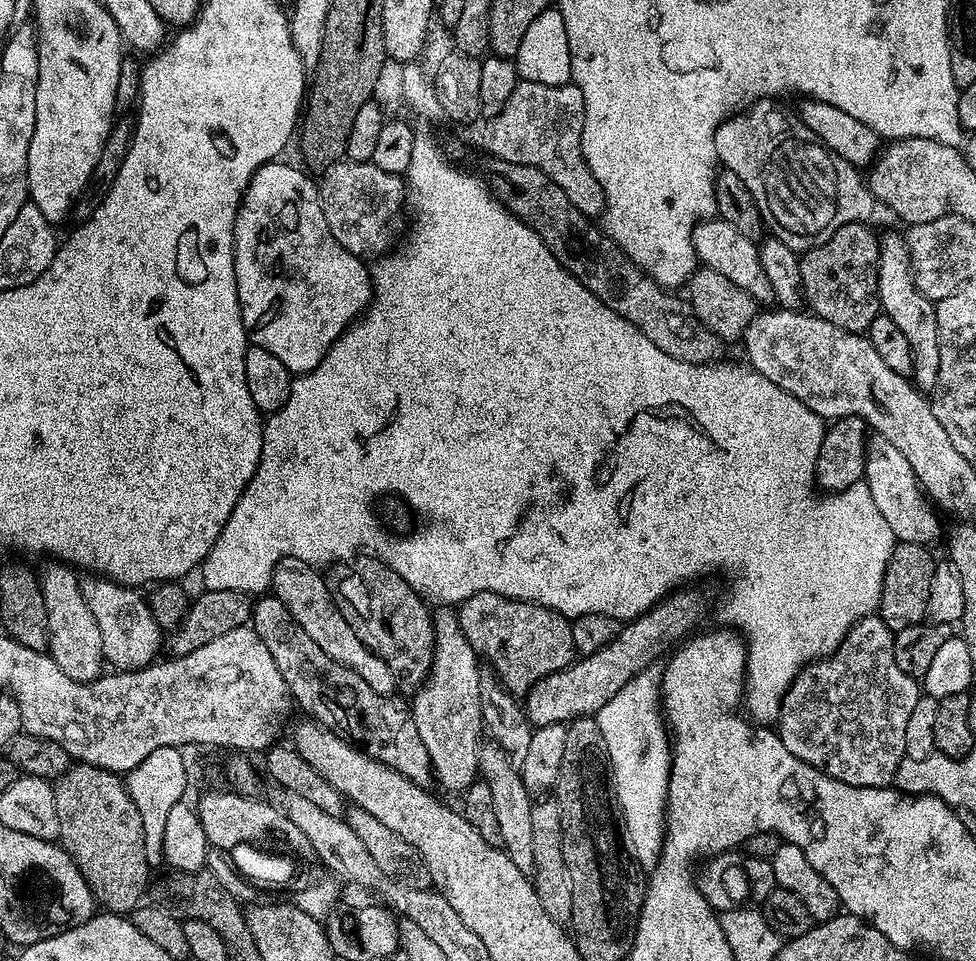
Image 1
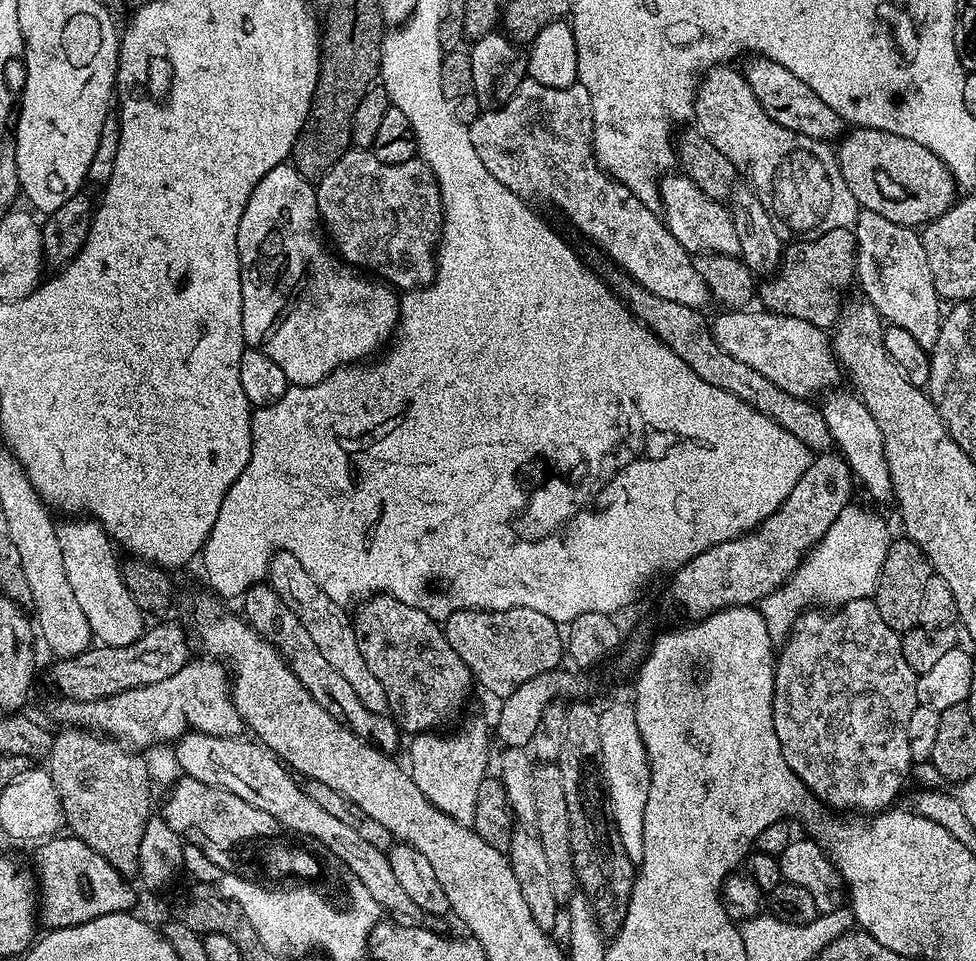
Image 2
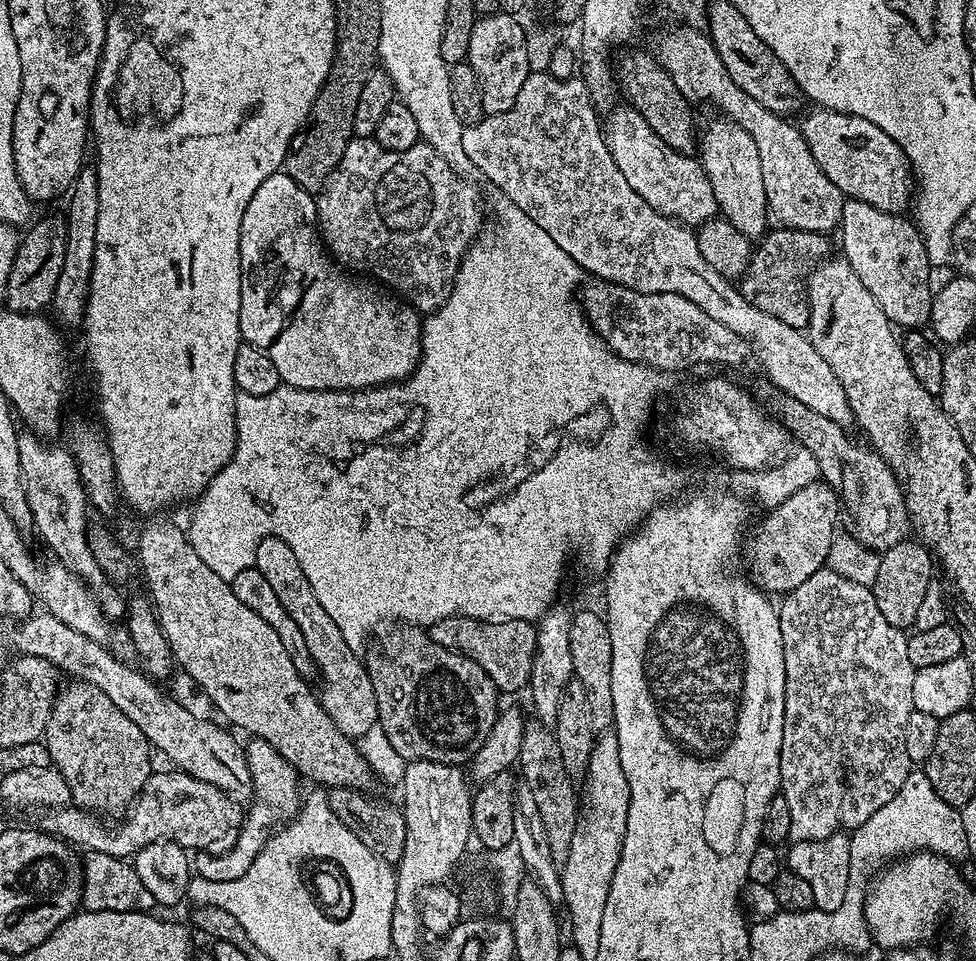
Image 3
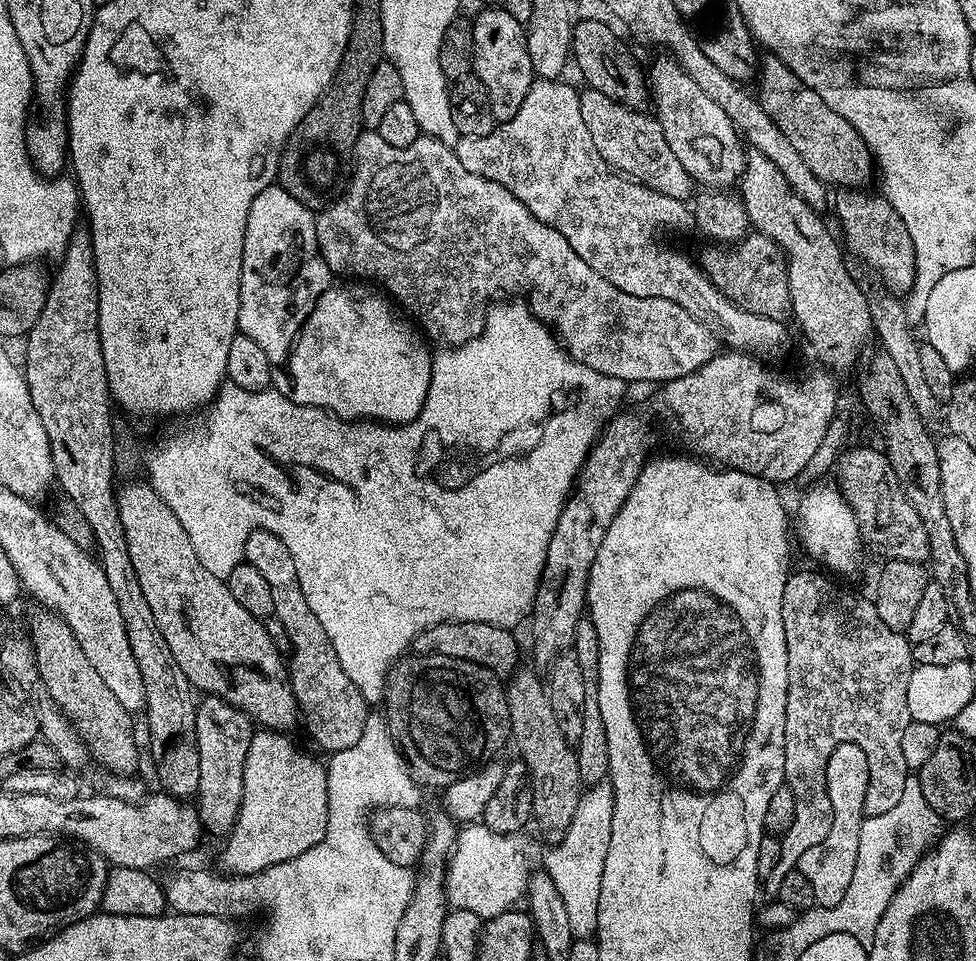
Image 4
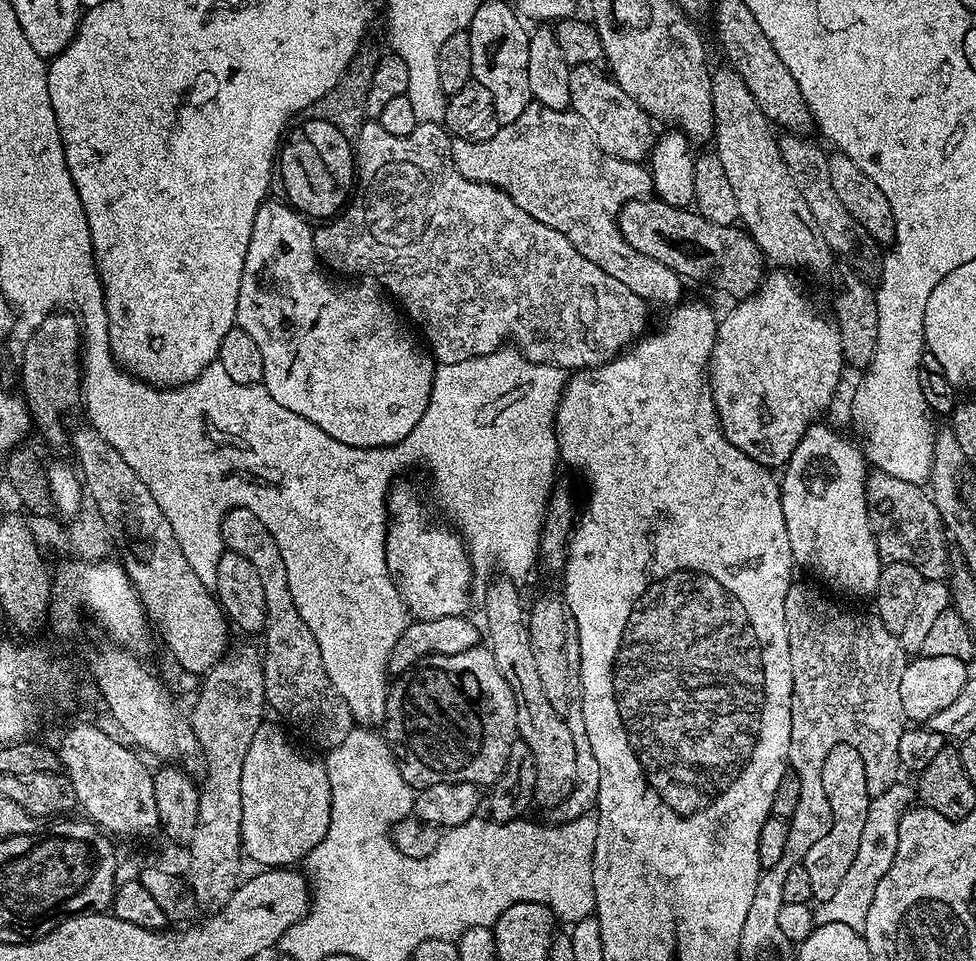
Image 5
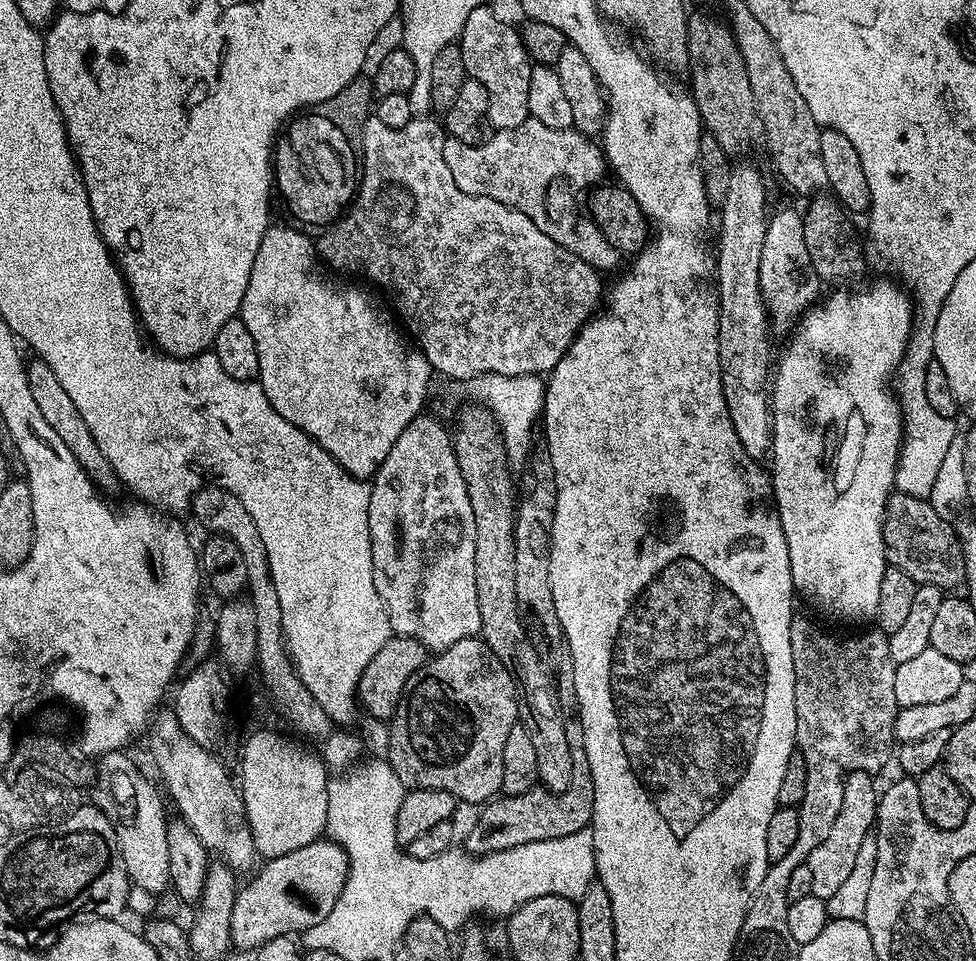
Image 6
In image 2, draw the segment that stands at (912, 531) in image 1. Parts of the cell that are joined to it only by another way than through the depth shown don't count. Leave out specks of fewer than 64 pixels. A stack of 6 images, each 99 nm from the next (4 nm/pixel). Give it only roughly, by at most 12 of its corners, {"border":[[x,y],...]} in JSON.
{"border":[[823,397],[833,445],[876,500],[893,499],[882,430],[860,397]]}

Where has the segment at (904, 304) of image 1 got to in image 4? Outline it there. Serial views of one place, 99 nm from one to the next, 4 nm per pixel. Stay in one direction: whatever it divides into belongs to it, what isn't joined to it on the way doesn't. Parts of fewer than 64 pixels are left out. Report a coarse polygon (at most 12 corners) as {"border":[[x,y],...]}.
{"border":[[864,188],[835,193],[847,247],[893,294],[914,282],[898,210]]}

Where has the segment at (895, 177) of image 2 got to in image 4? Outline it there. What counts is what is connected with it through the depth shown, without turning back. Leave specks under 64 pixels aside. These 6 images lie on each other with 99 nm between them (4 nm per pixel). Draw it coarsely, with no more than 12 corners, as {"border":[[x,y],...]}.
{"border":[[776,56],[758,99],[825,186],[864,188],[862,134]]}

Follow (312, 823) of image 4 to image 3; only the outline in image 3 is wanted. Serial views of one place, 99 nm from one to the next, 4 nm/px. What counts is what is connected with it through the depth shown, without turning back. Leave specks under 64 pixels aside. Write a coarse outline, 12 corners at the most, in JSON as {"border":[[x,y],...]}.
{"border":[[270,742],[246,744],[256,805],[228,852],[196,852],[195,875],[242,878],[302,803],[302,780]]}

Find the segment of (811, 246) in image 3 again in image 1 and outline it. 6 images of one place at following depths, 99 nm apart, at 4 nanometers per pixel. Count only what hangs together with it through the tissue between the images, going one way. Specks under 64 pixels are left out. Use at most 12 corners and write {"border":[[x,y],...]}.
{"border":[[847,224],[800,256],[815,315],[867,333],[880,236]]}

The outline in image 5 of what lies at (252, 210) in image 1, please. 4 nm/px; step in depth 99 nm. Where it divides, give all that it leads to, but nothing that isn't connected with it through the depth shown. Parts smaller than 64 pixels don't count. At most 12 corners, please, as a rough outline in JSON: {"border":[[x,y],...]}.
{"border":[[265,199],[235,327],[346,446],[418,426],[437,370],[375,280],[336,285]]}

